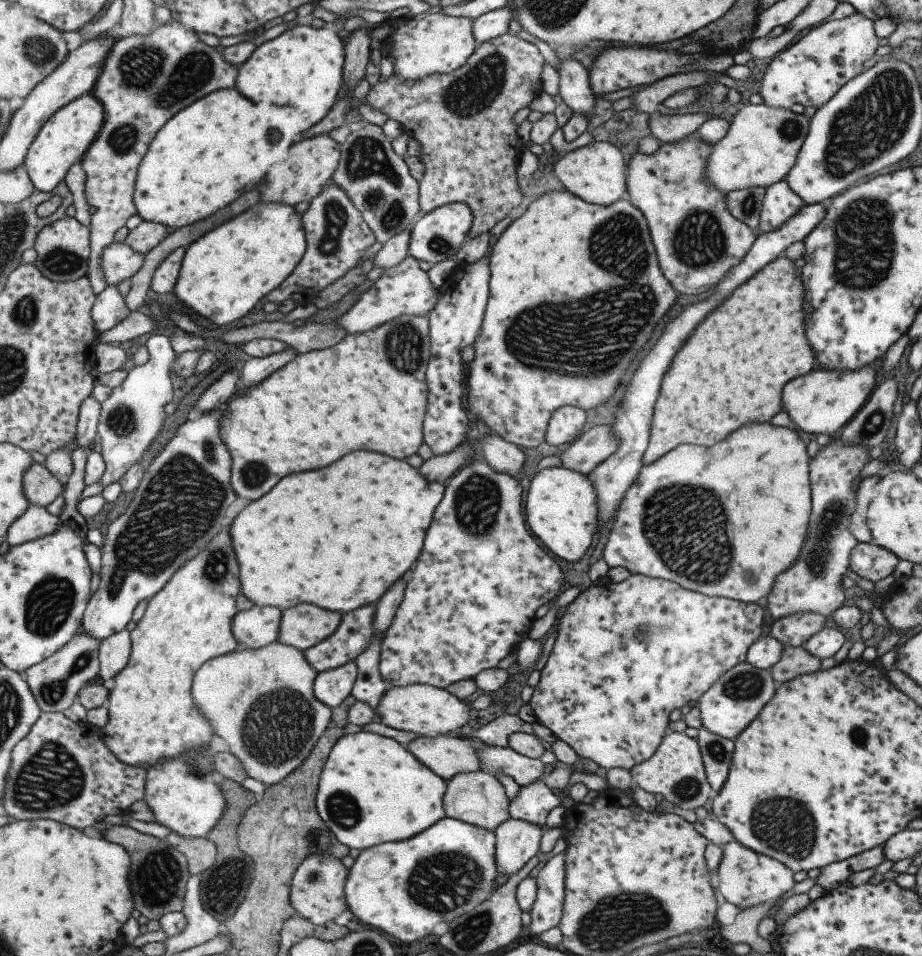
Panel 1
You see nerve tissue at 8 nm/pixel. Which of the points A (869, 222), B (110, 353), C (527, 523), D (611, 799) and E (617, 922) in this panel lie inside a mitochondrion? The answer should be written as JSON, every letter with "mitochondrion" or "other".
{"A":"mitochondrion","B":"other","C":"other","D":"other","E":"mitochondrion"}

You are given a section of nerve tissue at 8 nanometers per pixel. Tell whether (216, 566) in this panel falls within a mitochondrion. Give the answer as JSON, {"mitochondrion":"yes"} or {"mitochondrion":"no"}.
{"mitochondrion":"yes"}

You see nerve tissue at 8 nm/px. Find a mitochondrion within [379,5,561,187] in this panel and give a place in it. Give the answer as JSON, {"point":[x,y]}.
{"point":[474,92]}

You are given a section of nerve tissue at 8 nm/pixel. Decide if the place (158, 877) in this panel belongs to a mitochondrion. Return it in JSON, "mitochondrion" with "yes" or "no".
{"mitochondrion":"yes"}

